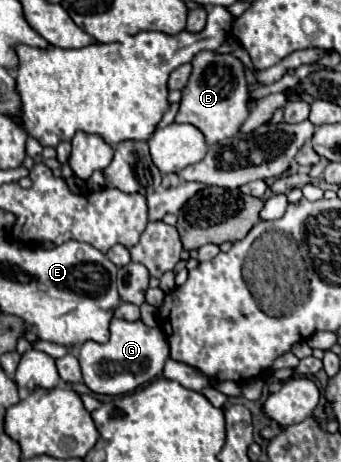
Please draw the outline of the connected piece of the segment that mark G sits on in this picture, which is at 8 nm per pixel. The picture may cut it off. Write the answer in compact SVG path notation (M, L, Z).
M112 318L110 340L106 344L84 342L78 360L84 384L94 394L118 396L118 394L128 394L146 382L152 382L162 372L168 356L170 356L168 340L160 328L148 328L140 320L126 322L120 318Z

